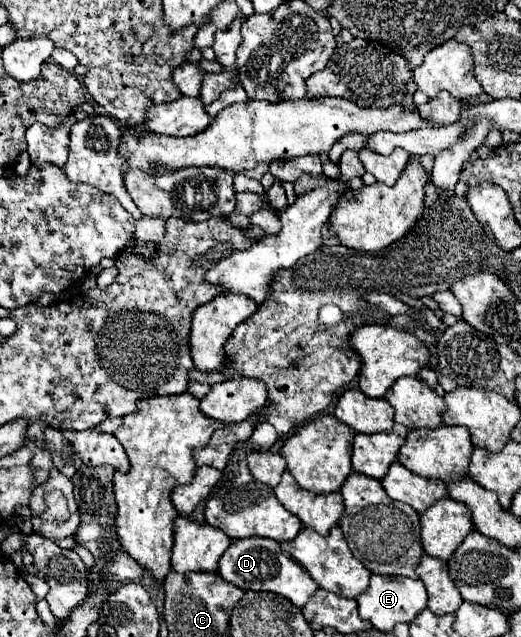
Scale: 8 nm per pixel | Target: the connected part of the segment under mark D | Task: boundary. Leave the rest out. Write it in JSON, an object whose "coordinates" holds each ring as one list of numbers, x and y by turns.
{"coordinates":[[248,537,232,541,232,545,220,557,218,575,244,591,252,589,252,591,270,591,282,595,288,601,292,601,296,607,304,607,318,589,312,577,308,577,308,573,296,561,292,561,292,557,282,553,280,543,264,537]]}

